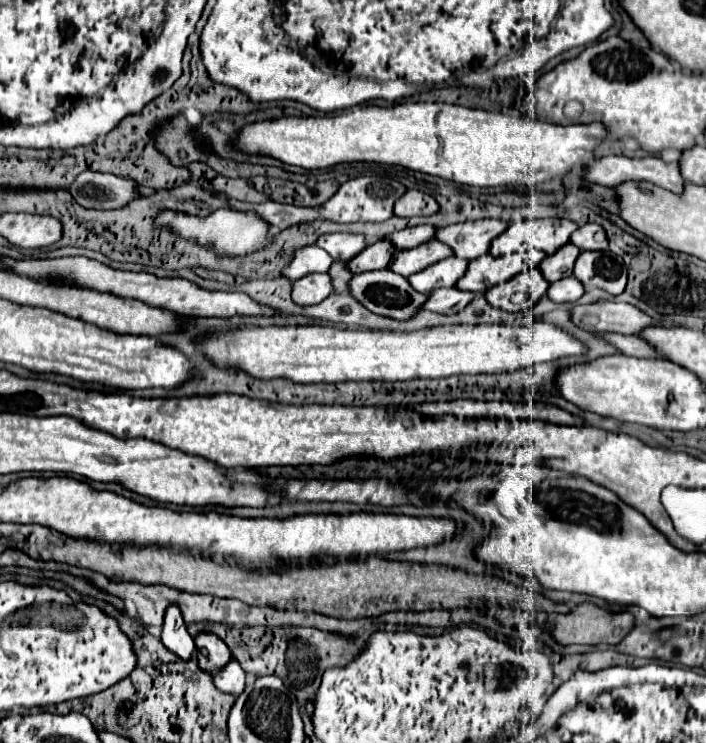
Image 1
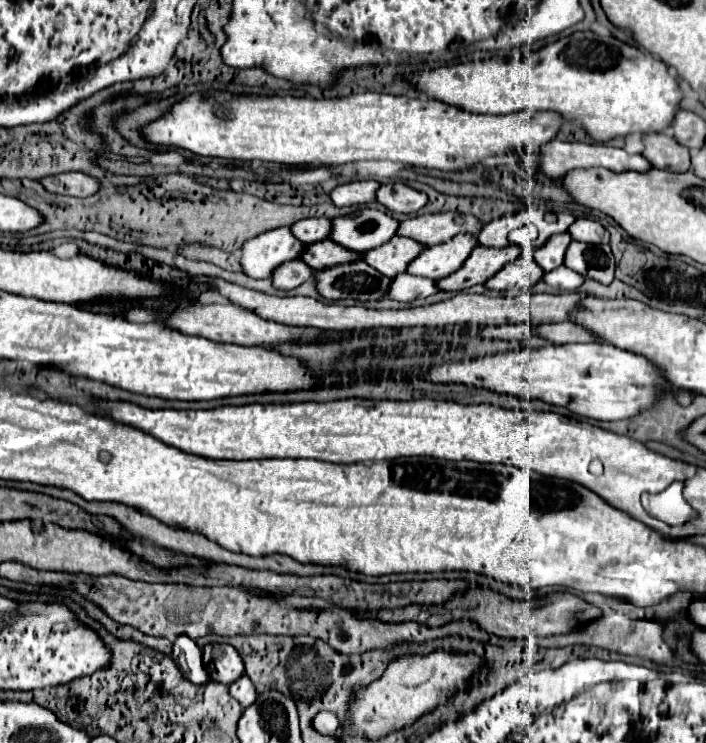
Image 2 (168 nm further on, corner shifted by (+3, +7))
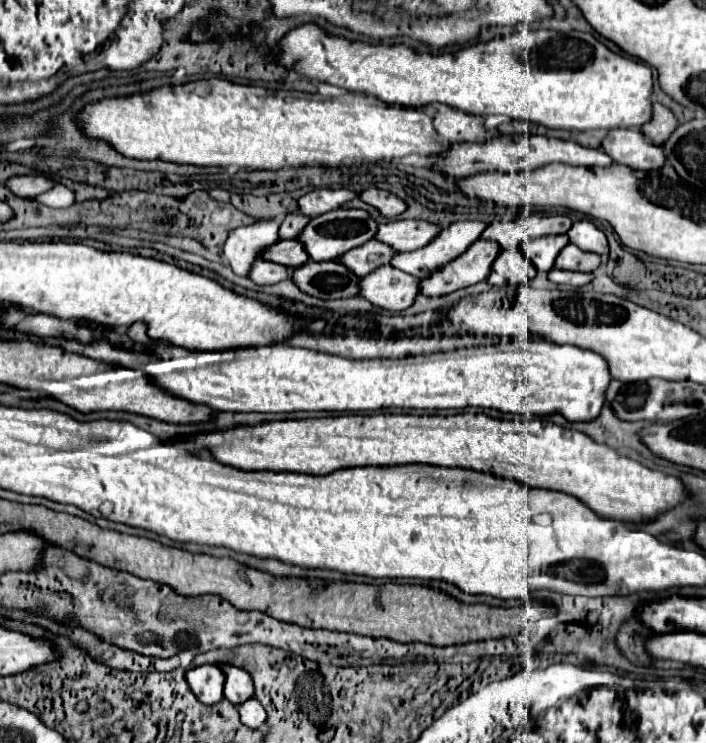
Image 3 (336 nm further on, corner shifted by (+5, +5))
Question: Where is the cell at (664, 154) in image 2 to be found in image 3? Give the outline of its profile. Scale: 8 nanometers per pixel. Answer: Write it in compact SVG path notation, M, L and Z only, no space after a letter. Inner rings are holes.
M618 128L618 130L608 130L608 136L602 140L602 150L606 150L606 154L610 154L610 158L614 158L616 164L626 164L634 170L654 170L660 168L664 164L664 154L660 146L654 146L640 130L626 130L626 128Z

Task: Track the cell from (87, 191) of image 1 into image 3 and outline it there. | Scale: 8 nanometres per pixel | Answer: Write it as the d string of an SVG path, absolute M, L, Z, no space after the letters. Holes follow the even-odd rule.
M12 176L4 182L6 188L10 188L12 194L22 196L22 198L36 198L38 194L46 192L48 188L56 186L54 180L44 178L44 176Z

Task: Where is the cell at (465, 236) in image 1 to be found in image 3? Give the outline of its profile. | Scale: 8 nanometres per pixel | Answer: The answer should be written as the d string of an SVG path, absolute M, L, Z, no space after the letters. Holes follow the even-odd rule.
M398 220L380 224L376 232L376 240L392 246L396 252L410 252L426 246L442 226L428 224L422 220Z

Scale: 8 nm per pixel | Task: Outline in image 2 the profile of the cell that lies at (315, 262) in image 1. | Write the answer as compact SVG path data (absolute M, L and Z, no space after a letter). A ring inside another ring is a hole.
M276 228L264 232L242 246L242 266L244 272L252 278L270 278L272 272L288 262L300 260L306 244L300 244L296 236L292 236L290 228Z

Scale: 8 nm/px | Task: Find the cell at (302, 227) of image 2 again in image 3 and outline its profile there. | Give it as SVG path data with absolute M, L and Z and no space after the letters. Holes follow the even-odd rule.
M290 212L290 214L286 214L286 218L284 218L284 222L280 224L280 232L278 232L278 236L282 238L282 240L286 240L286 238L298 238L298 234L302 232L302 228L308 224L308 216L304 216L304 214L298 214L298 212Z

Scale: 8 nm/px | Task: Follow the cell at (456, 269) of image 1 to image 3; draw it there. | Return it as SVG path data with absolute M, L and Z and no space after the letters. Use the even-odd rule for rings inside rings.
M452 222L442 228L424 248L394 254L390 264L416 278L426 278L440 266L458 258L458 254L462 254L472 242L480 238L484 228L484 222Z

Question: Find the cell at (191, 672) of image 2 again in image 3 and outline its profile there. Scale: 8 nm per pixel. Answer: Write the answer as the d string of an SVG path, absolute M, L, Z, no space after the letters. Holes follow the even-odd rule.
M206 664L206 666L192 668L186 674L186 680L188 680L192 692L196 694L196 698L206 706L214 706L224 698L222 686L224 686L226 678L218 666Z

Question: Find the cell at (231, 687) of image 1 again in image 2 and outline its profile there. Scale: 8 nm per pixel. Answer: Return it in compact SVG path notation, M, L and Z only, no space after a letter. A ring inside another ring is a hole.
M240 676L240 680L236 680L236 684L230 684L228 686L230 694L242 704L242 706L250 706L256 698L256 690L254 690L254 684L248 676Z

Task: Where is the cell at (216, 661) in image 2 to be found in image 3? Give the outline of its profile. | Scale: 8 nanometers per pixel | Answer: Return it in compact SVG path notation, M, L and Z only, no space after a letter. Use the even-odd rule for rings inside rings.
M220 666L226 674L226 684L224 684L224 696L234 704L240 706L242 702L254 698L254 684L248 672L236 668L236 666Z

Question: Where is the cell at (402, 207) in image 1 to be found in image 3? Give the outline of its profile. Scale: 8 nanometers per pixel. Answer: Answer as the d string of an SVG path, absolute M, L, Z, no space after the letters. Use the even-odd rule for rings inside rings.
M368 188L358 198L362 202L374 206L386 218L394 218L394 216L398 216L406 210L406 204L400 198L396 198L394 194L384 192L384 190L378 190L378 188Z

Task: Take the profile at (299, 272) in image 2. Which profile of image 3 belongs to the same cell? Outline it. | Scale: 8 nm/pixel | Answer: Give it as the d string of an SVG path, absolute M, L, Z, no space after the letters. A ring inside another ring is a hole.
M258 260L250 268L248 278L258 286L266 286L266 284L276 284L280 280L290 278L290 270L286 266L278 266L278 264L268 262L268 260Z

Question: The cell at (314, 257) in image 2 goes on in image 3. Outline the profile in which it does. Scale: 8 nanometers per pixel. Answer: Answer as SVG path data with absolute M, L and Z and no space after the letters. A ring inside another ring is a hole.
M278 240L274 246L270 246L270 250L266 250L266 254L262 254L262 260L296 268L308 262L308 254L298 240Z

